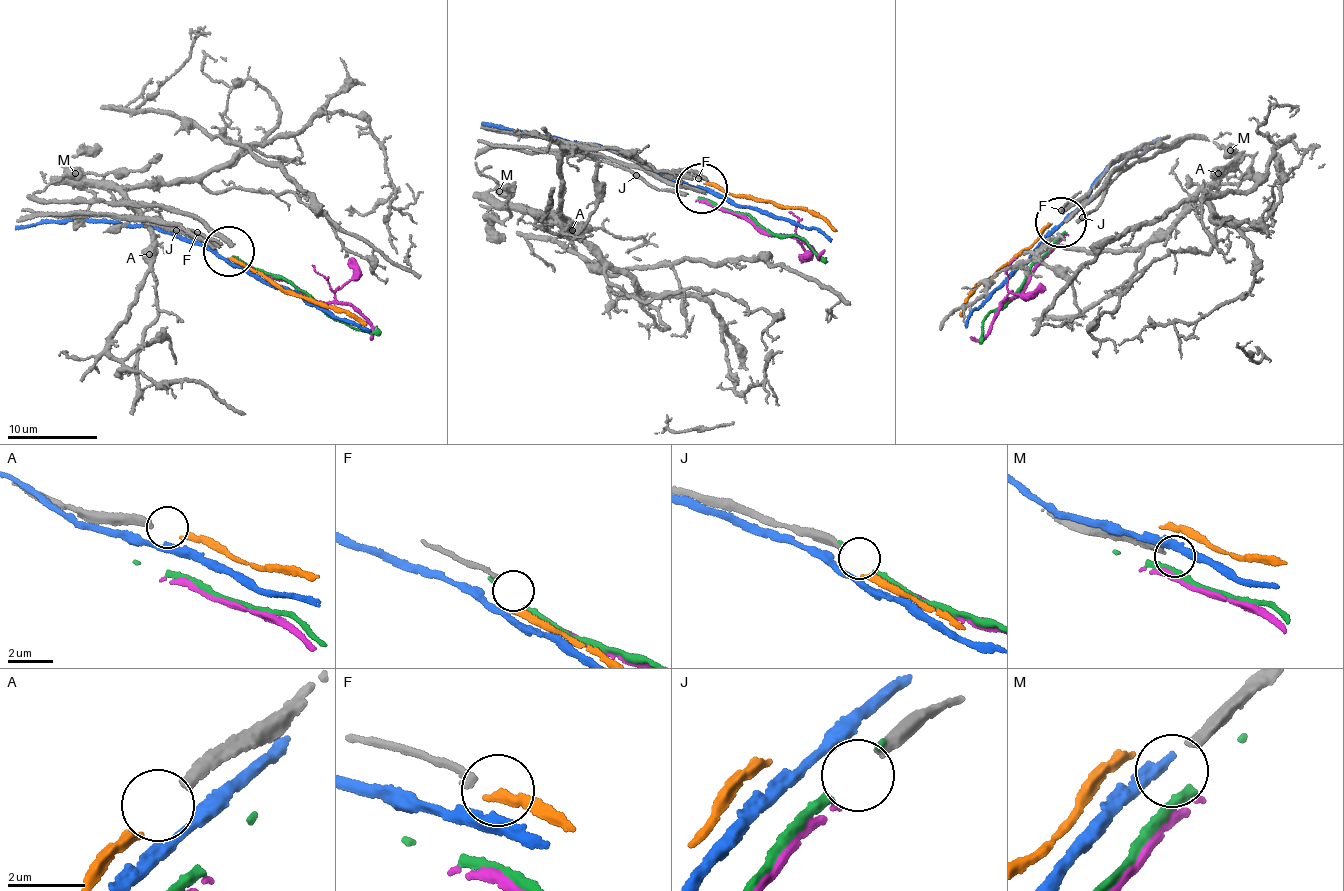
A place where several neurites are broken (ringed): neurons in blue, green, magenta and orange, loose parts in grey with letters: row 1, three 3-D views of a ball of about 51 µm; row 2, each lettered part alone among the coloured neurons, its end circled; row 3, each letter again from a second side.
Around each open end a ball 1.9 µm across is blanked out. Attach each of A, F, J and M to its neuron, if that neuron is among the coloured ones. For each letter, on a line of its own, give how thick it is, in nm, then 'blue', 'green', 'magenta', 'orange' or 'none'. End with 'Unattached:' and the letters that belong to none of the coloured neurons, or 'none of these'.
A: 280 nm thick; orange
F: 200 nm thick; none
J: 320 nm thick; magenta
M: 340 nm thick; none
Unattached: F, M

